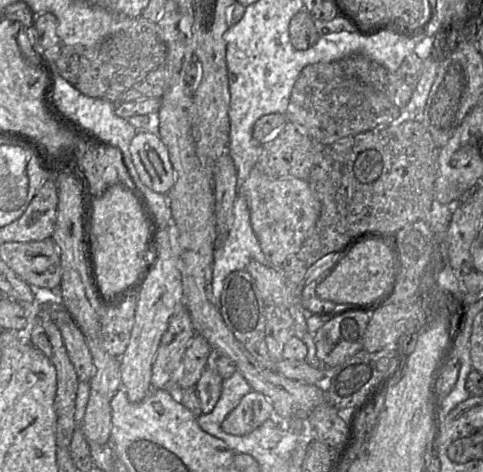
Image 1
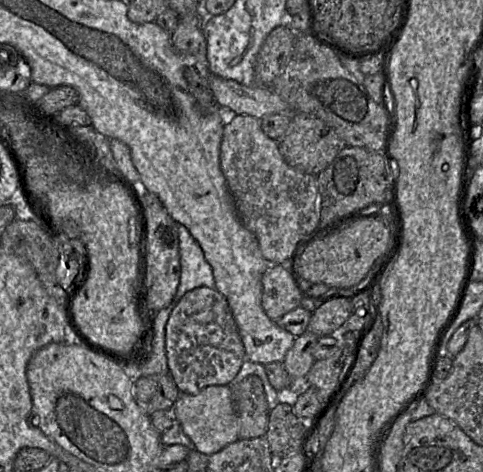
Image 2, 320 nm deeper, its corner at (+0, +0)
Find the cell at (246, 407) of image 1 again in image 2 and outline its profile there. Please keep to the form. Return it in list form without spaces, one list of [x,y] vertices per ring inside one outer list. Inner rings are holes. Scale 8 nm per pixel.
[[[230,385],[207,386],[198,394],[181,393],[173,407],[177,420],[191,439],[194,449],[203,454],[214,454],[239,439],[239,418]]]

